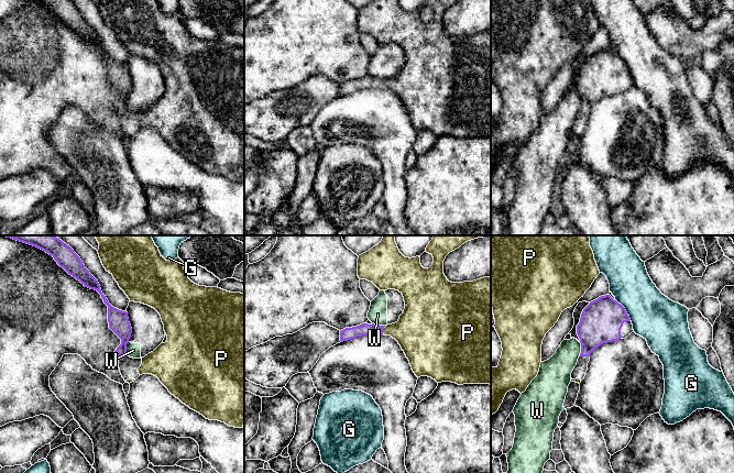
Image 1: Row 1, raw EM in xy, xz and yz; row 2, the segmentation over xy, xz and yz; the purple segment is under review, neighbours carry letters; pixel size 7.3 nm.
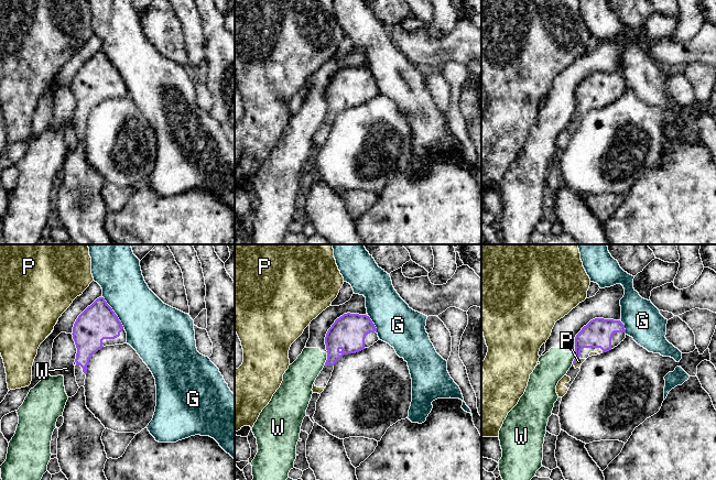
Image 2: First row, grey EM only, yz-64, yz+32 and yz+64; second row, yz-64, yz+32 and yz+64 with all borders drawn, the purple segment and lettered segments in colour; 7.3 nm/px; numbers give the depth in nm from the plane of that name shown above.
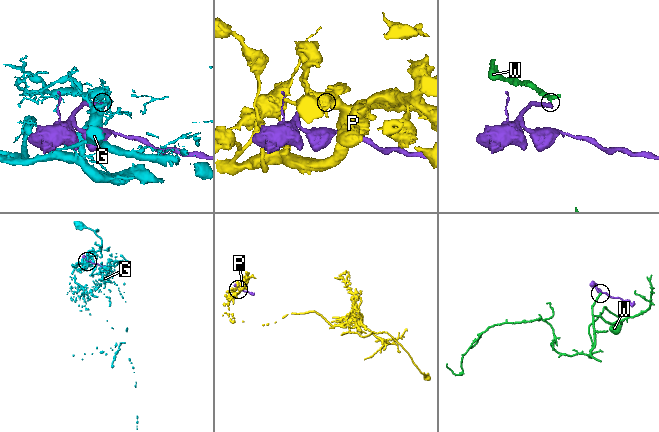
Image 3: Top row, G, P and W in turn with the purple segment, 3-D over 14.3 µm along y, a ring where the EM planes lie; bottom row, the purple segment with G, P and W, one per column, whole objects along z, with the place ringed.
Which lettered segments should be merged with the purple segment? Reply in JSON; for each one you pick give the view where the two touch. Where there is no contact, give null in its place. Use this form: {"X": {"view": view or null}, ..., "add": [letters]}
{"P": {"view": "xz"}, "add": ["P"]}

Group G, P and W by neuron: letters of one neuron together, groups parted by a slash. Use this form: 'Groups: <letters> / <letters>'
Groups: G / P / W

